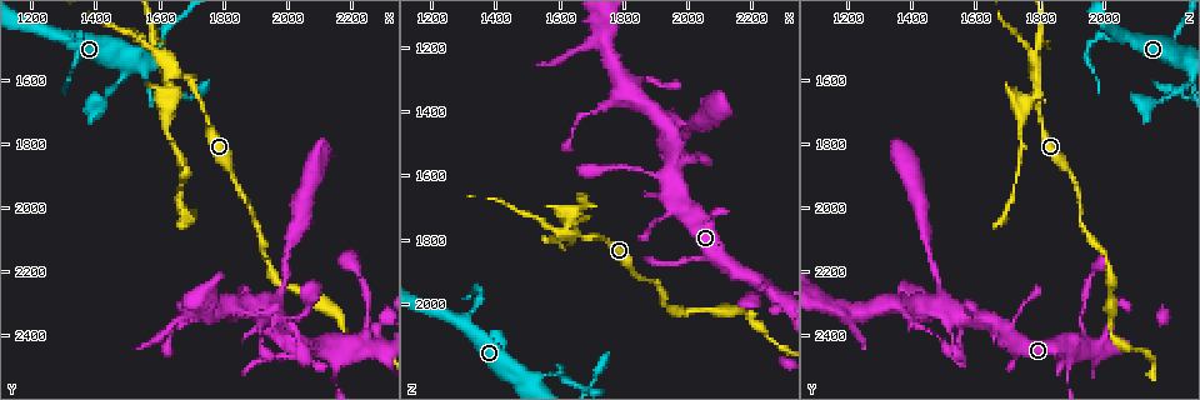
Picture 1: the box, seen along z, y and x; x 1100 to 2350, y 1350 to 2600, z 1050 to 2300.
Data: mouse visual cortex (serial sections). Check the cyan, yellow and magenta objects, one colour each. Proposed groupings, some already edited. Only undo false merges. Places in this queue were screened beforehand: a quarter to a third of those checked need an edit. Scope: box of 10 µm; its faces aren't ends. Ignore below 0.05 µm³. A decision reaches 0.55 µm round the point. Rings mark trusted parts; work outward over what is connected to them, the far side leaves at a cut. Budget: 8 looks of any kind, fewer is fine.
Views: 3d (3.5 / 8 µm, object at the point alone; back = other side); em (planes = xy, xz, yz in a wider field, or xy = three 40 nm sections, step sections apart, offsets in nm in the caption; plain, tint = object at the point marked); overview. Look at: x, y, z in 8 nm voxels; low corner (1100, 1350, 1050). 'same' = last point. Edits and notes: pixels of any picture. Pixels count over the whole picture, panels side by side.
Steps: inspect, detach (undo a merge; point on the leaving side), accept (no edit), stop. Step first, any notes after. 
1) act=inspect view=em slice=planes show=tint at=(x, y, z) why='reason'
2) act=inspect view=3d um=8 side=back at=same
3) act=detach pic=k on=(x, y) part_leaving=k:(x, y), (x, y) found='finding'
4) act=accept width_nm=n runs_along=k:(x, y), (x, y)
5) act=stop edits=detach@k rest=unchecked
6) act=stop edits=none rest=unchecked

act=inspect view=3d um=3.5 side=back at=(1660, 1580, 1790) why='arms part here'

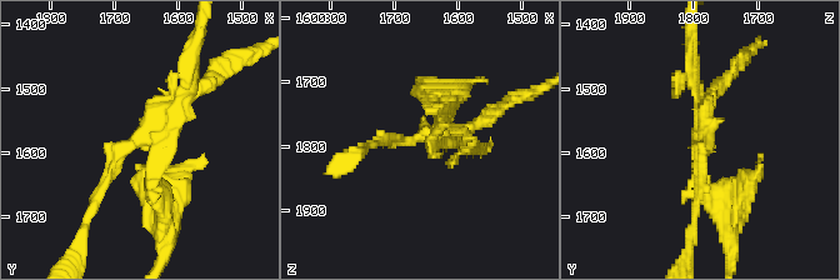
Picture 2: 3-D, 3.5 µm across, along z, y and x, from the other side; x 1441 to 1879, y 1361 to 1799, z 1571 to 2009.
act=inspect view=em slice=planes show=tint at=(1660, 1585, 1785)

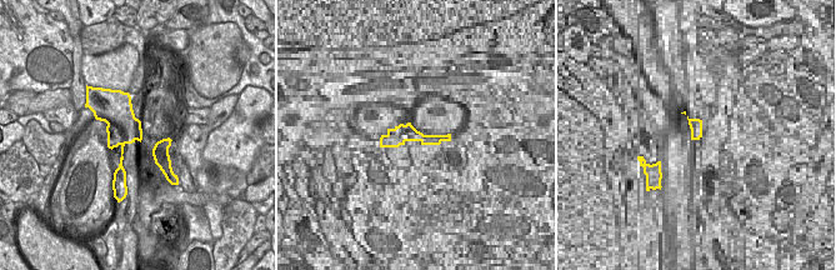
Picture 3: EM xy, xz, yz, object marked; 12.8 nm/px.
act=detach pic=2 on=(164, 191) arms=3 arm_widths_nm=150,200,250 part_leaving=2:(154, 144), (161, 251) found='two cells meet here'

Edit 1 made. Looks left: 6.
act=inspect view=overview

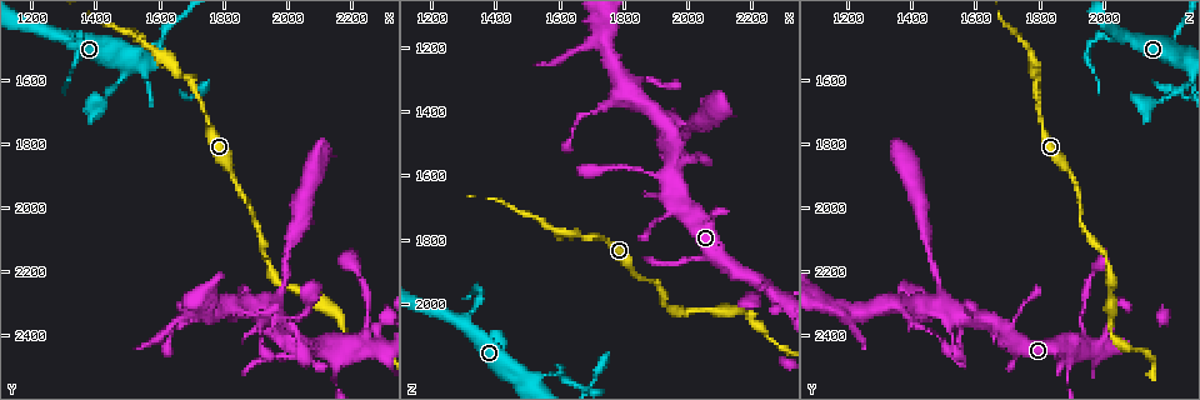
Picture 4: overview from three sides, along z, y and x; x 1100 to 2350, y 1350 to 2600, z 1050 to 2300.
act=inspect view=3d um=8 at=(1590, 1490, 2220) why='a narrow waist'

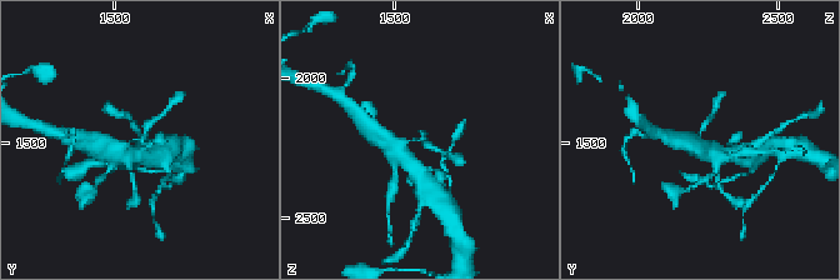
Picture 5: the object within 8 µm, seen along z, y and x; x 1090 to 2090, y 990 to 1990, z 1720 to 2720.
act=inspect view=em slice=xy step=2 show=tint at=same why='shape alone is not enough'

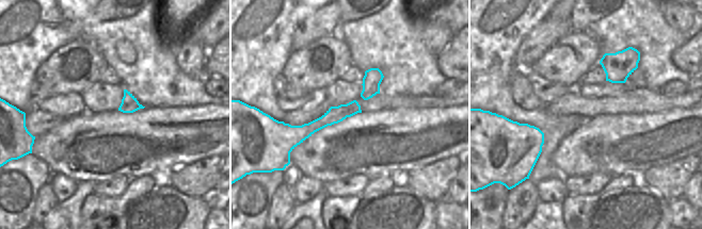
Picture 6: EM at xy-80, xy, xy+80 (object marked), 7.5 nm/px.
act=accept arm_widths_nm=200,450 runs_along=6:(357, 108), (307, 130), (280, 124) found='one cell here'

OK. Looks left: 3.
act=inspect view=3d um=8 at=(2180, 2400, 2030) why='narrows sharply'

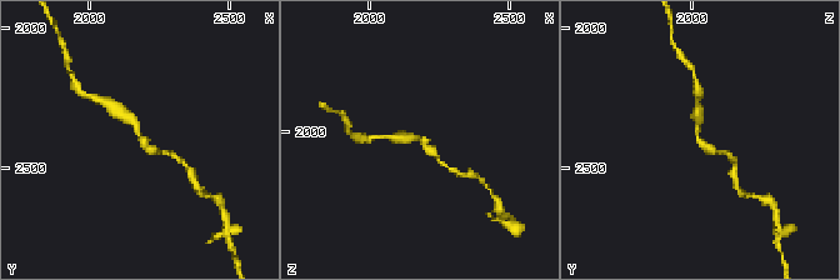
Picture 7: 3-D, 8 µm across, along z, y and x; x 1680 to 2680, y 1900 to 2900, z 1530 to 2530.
act=inspect view=em slice=planes show=tint at=same arm_widths_nm=200,300

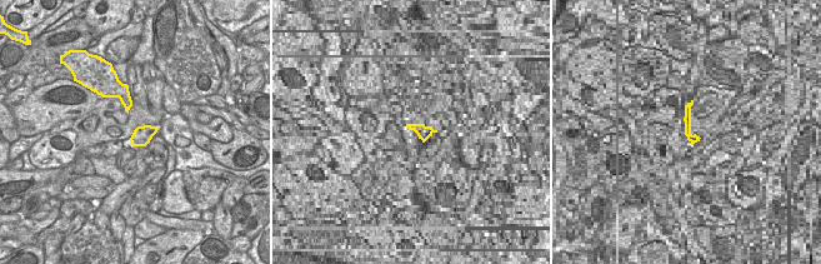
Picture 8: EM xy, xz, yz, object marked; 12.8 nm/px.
act=accept runs_along=7:(120, 114), (164, 153) found='continuous, no second cell'

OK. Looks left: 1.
act=stop edits=detach@2 rest=unchecked

